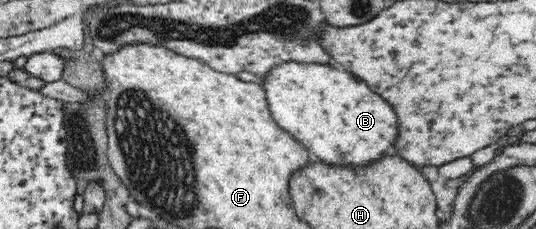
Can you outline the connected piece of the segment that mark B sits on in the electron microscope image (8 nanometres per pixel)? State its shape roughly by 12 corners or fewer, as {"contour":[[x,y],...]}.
{"contour":[[287,62],[273,119],[321,162],[398,154],[395,109],[351,72]]}

